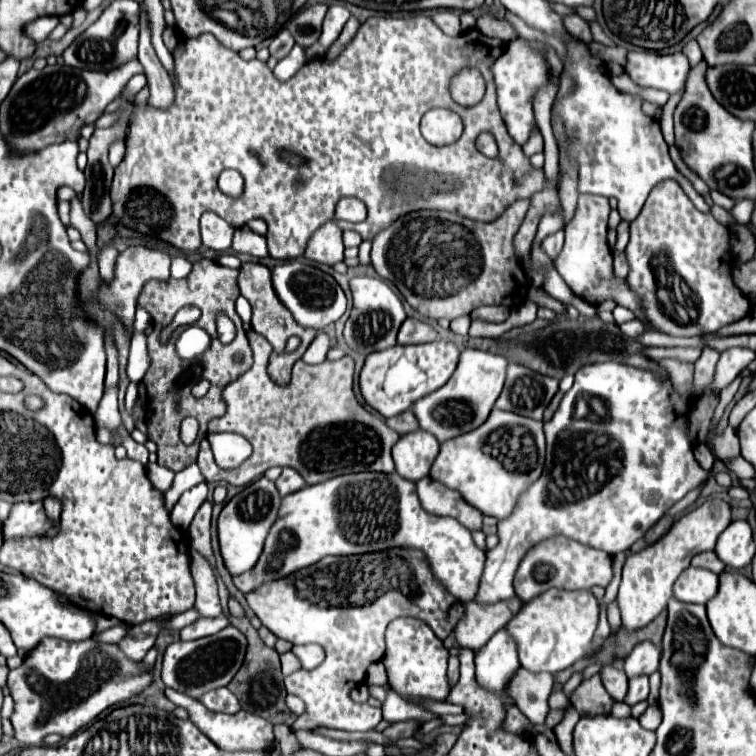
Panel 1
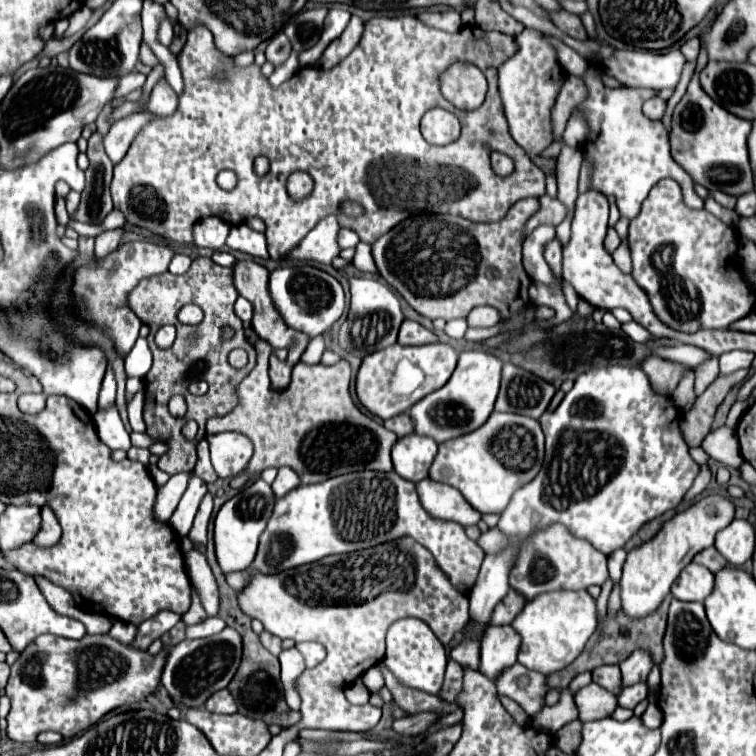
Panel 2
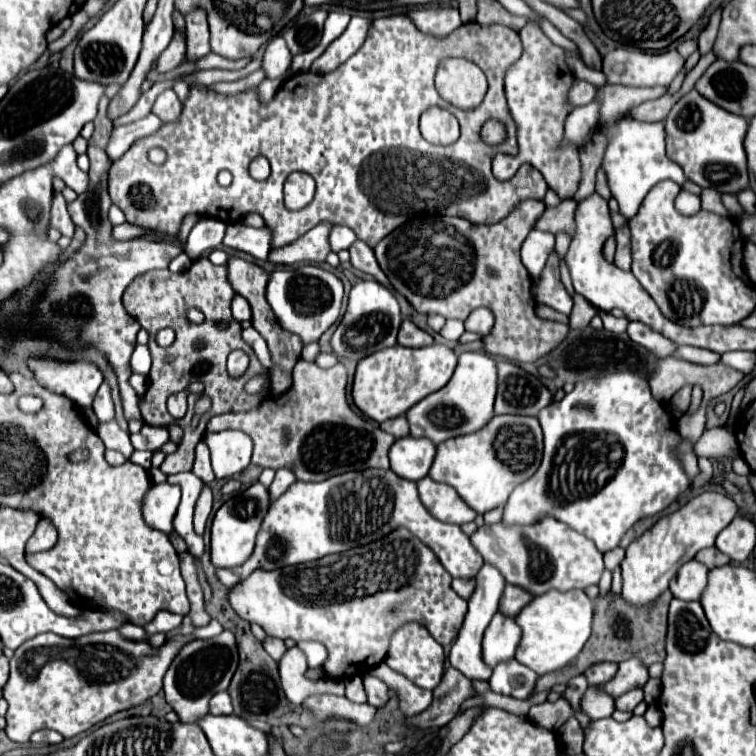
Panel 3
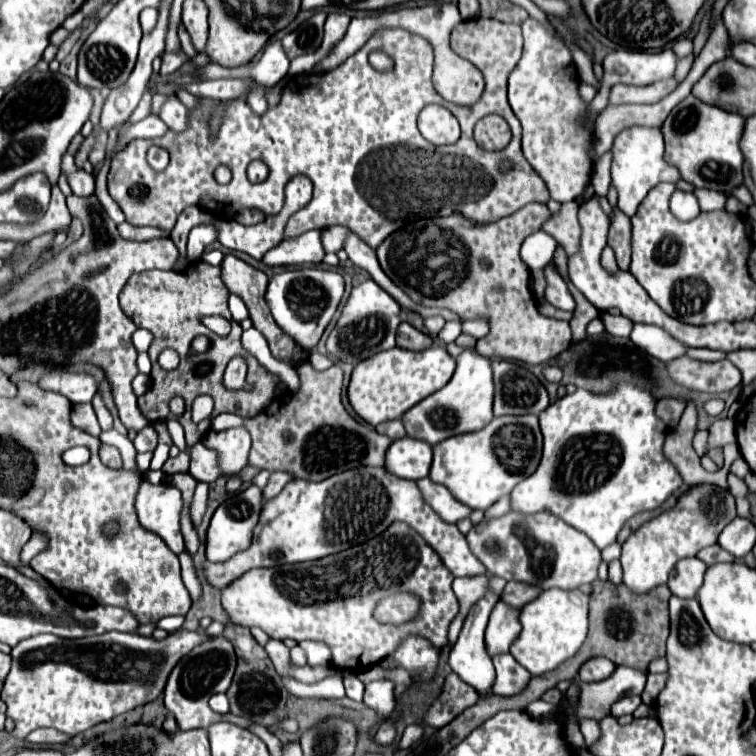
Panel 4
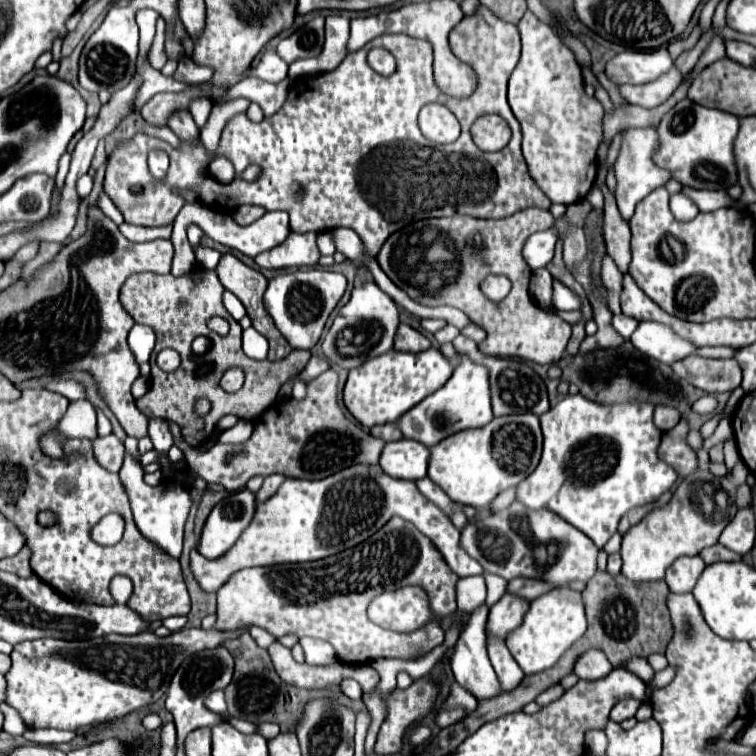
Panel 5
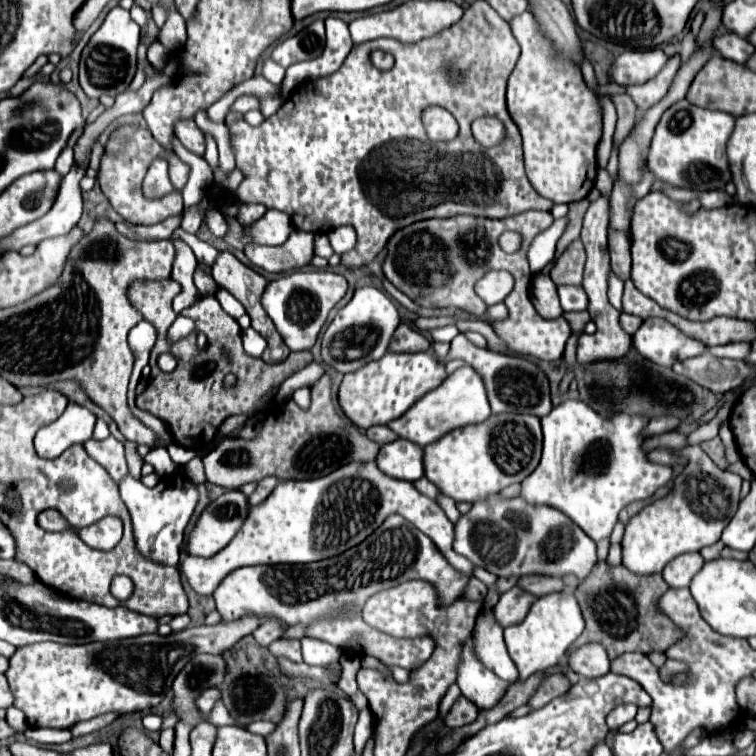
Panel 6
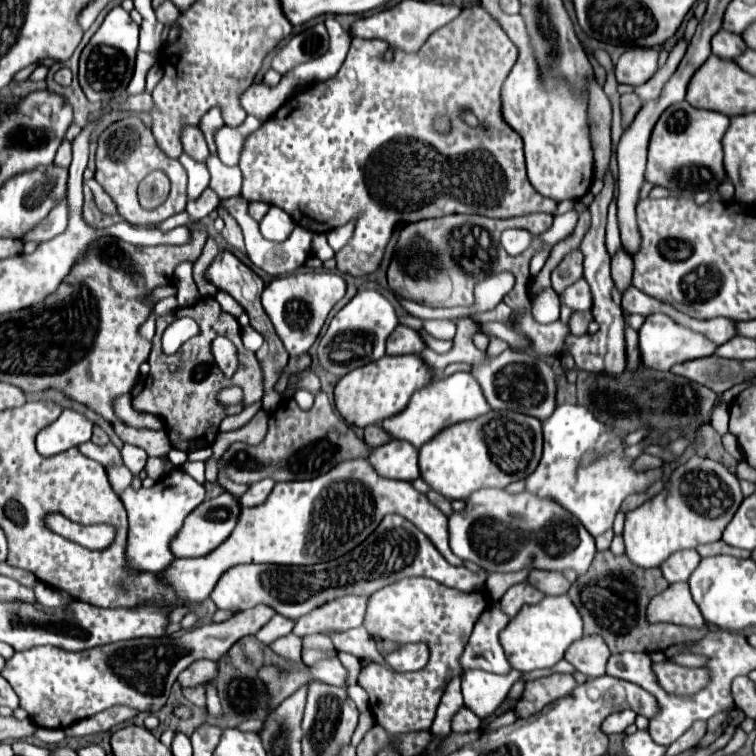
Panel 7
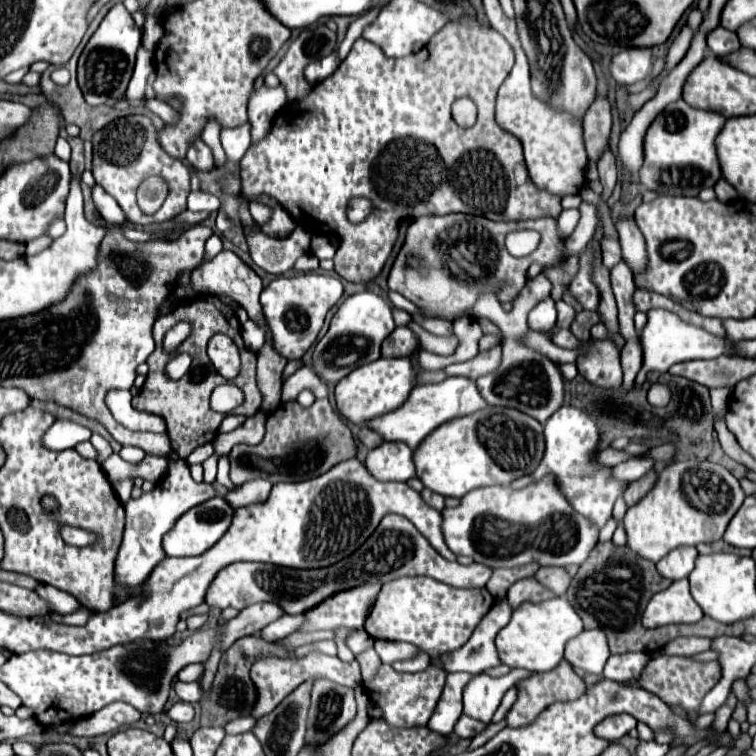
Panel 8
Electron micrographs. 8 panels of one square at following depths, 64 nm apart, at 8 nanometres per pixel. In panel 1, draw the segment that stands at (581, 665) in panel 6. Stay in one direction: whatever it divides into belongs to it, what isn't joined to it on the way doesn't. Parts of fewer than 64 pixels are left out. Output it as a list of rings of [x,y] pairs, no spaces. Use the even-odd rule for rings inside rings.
[[[602,666],[600,678],[602,678],[602,684],[608,690],[608,694],[616,702],[622,702],[626,692],[628,692],[628,678],[626,678],[624,670],[620,670],[616,666]]]

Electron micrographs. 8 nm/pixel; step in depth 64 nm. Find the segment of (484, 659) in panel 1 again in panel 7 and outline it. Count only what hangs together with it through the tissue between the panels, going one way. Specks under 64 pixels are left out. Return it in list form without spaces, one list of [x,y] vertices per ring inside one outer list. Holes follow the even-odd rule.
[[[520,582],[520,584],[514,584],[500,600],[502,604],[502,610],[508,614],[508,616],[516,616],[516,612],[520,612],[520,608],[524,604],[536,604],[544,598],[546,594],[538,592],[532,584],[526,584],[526,582]]]

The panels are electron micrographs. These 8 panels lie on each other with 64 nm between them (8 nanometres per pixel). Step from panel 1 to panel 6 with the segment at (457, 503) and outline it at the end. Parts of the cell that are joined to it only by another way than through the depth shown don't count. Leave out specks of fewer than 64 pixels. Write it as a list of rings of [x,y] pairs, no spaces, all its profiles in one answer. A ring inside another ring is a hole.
[[[420,478],[420,480],[416,480],[416,482],[414,482],[414,486],[418,488],[418,492],[422,492],[424,496],[428,496],[428,498],[432,498],[432,500],[440,494],[440,492],[438,492],[438,488],[436,488],[428,478]]]

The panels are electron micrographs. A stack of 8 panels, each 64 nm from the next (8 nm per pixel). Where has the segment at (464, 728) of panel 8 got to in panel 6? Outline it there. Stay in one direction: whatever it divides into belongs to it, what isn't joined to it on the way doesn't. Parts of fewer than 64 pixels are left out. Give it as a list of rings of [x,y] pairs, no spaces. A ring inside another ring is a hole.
[[[460,696],[460,700],[454,704],[450,714],[446,716],[446,726],[448,728],[462,728],[462,726],[474,722],[474,716],[478,716],[478,710],[474,708],[474,704],[470,700],[466,700],[464,696]]]

